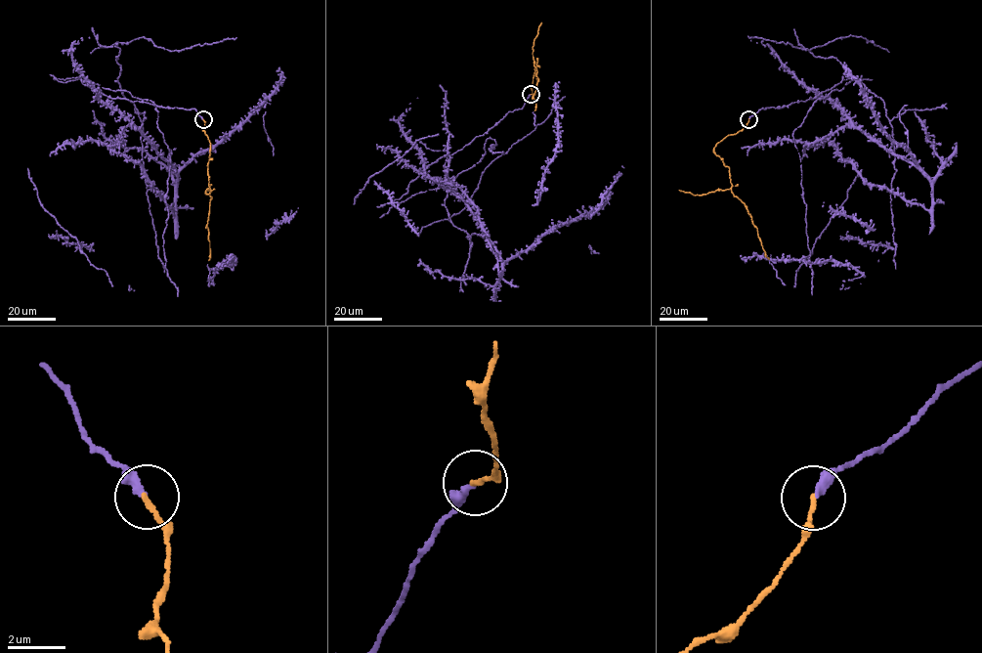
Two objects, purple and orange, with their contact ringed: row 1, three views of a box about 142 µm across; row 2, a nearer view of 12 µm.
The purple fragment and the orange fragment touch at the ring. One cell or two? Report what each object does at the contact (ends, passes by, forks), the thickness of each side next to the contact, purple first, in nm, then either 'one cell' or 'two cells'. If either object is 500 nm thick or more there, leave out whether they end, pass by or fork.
purple ends | orange ends | 280/180 nm | one cell

